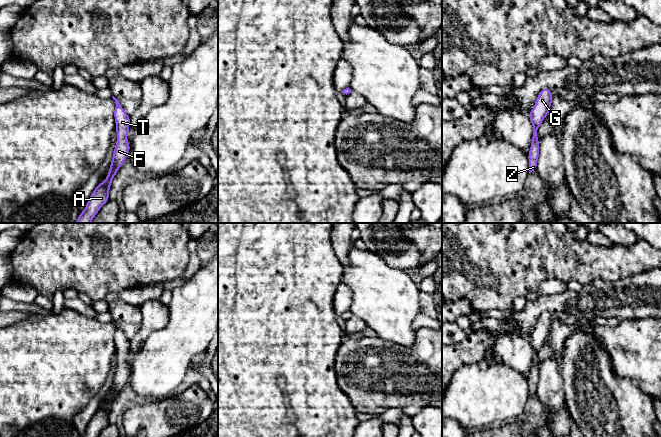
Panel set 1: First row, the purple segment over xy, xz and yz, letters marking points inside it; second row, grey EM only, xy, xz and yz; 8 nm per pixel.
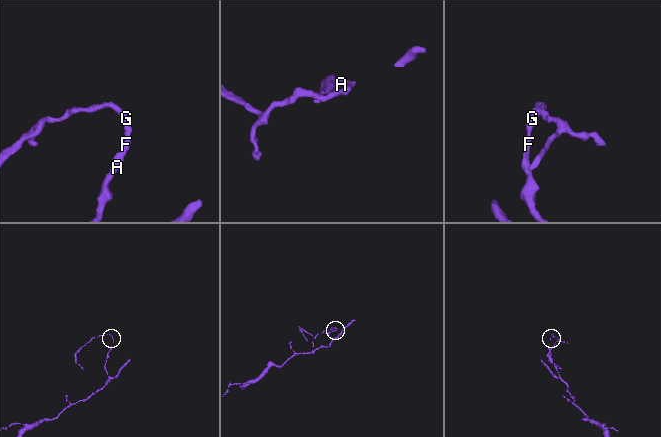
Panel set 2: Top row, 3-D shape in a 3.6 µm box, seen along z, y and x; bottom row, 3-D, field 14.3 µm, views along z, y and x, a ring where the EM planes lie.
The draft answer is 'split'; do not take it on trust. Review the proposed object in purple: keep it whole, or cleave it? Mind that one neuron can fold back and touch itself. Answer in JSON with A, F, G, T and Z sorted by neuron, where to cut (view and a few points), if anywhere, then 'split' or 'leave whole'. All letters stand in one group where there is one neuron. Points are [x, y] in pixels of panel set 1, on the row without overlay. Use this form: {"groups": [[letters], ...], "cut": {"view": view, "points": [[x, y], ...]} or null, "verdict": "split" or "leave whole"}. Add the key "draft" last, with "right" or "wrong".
{"groups": [["A", "F", "G", "T", "Z"]], "cut": null, "verdict": "leave whole", "draft": "wrong"}

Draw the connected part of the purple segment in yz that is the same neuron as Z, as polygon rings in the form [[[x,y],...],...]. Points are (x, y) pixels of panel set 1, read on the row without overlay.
[[[543,312],[536,323],[533,333],[528,339],[533,349],[532,366],[528,378],[529,397],[536,394],[537,392],[537,384],[539,381],[539,364],[537,355],[541,350],[543,343],[549,338],[552,324],[553,321],[551,319],[551,314],[549,312]]]

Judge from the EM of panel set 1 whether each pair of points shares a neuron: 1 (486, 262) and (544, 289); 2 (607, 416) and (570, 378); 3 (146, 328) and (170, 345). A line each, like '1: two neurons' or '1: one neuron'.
1: two neurons
2: one neuron
3: two neurons

